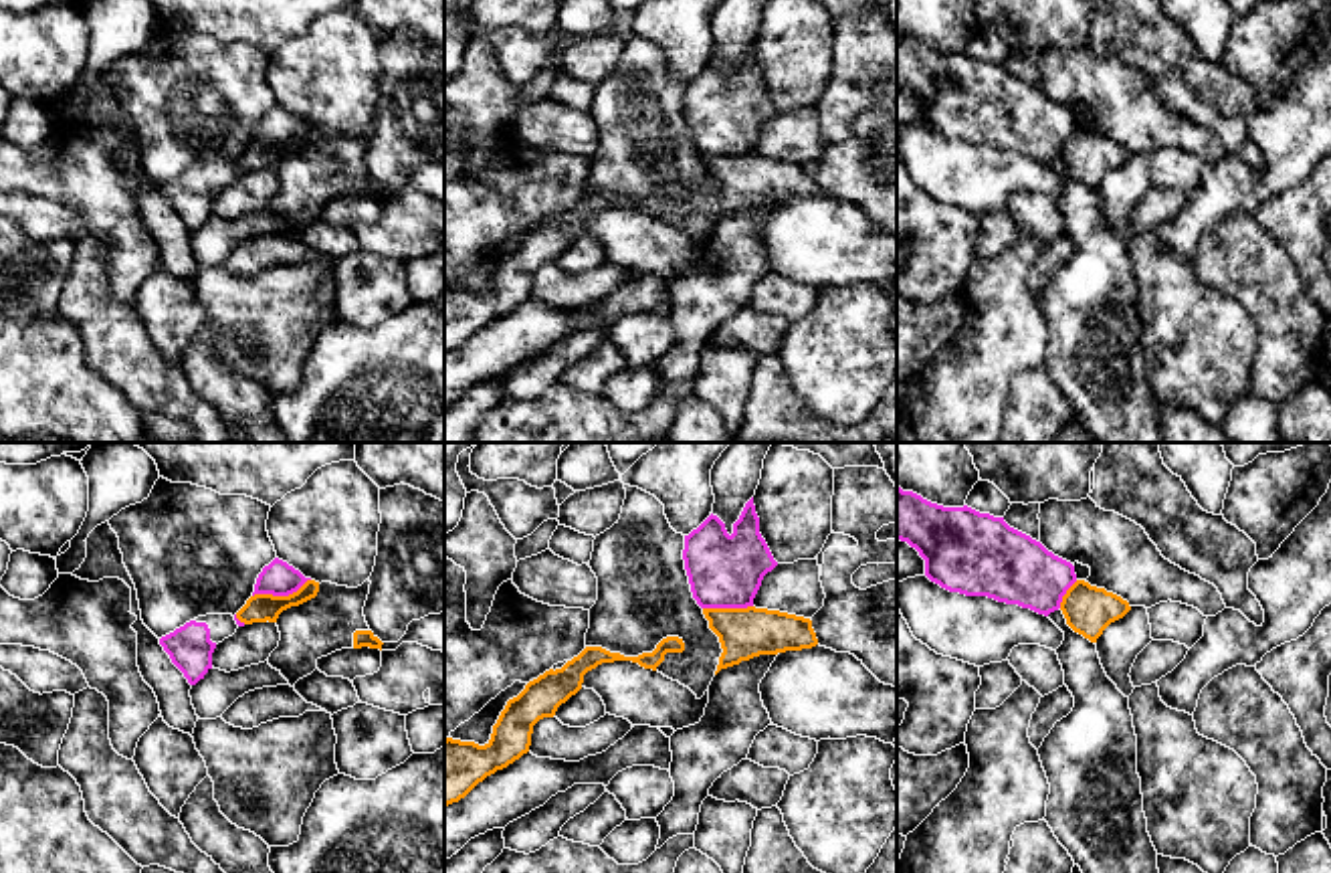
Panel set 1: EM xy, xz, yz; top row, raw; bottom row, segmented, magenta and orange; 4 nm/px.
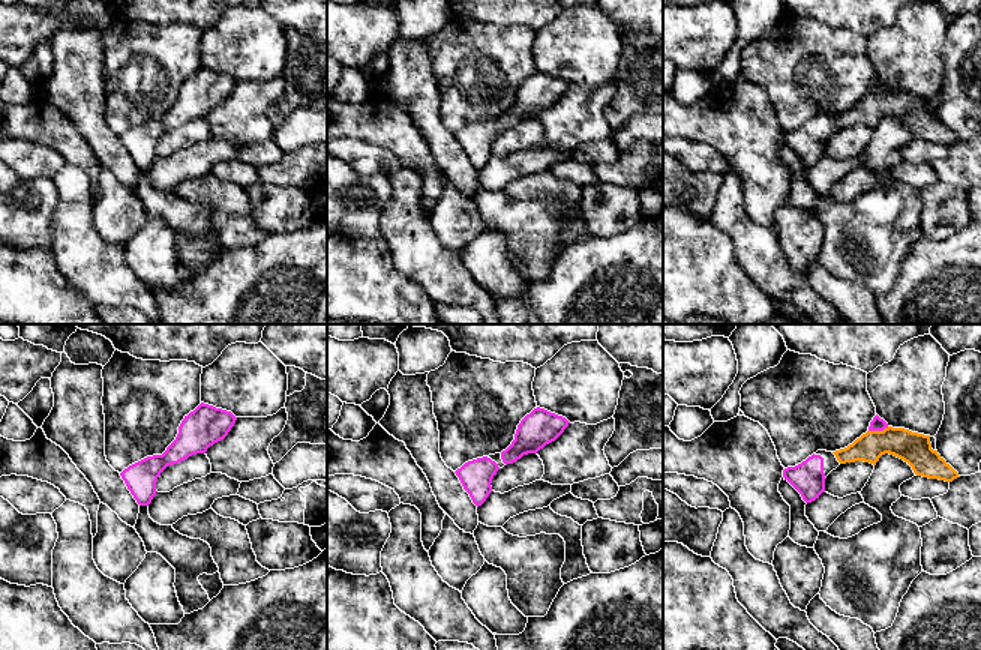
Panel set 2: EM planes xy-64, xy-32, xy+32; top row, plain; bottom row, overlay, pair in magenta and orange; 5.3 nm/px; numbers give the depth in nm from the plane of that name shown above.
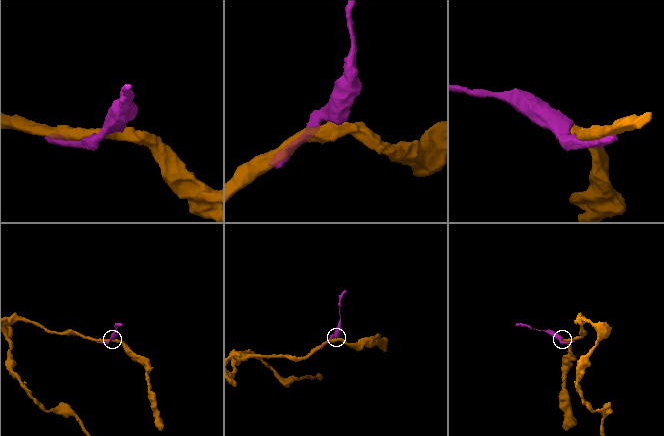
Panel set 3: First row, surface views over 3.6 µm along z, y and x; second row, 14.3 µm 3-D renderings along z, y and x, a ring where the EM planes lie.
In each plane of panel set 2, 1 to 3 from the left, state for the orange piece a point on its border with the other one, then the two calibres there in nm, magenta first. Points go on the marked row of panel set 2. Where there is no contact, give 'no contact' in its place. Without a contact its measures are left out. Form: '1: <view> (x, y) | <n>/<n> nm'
1: no contact
2: no contact
3: xy+32 (878, 430) | 70/170 nm

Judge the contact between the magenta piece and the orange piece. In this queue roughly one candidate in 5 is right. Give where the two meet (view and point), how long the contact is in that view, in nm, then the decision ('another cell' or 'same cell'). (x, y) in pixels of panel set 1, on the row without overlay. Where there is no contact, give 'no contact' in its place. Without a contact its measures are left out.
contact xy (281, 142); length 240 nm; another cell

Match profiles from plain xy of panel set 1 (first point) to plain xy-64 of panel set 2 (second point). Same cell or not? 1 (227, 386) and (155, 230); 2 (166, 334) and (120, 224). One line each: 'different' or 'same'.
1: same
2: same

